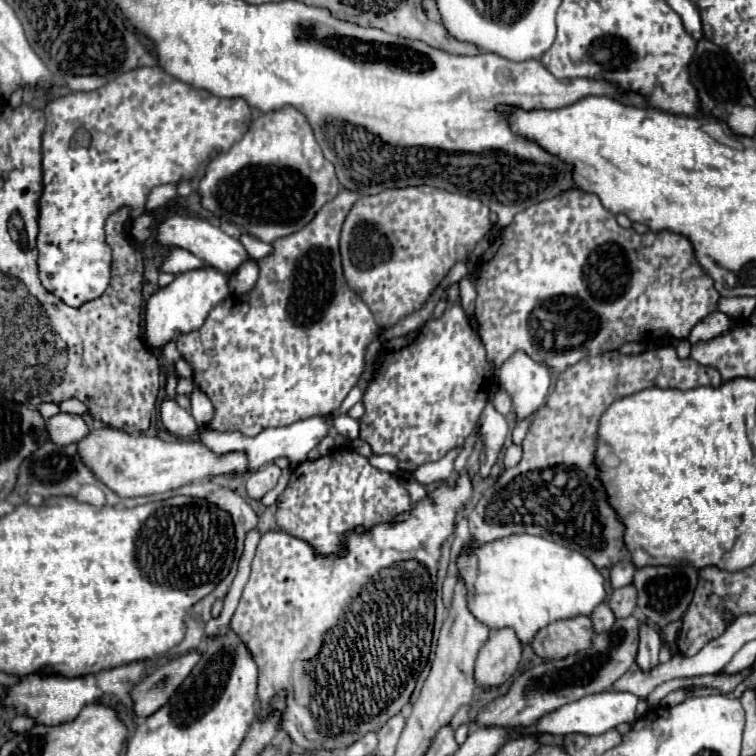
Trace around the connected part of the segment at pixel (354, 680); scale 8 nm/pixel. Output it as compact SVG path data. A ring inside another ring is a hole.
M462 472L452 486L438 486L434 492L430 492L428 500L422 500L414 504L414 508L406 514L400 514L394 524L378 524L372 528L370 534L362 534L362 530L356 530L348 536L348 554L344 558L338 556L318 556L304 540L298 540L294 536L288 536L286 532L266 532L260 538L260 544L256 548L256 556L252 560L252 574L244 586L240 604L234 612L234 618L230 622L230 628L242 638L242 642L248 646L254 662L260 670L258 680L258 700L260 700L260 712L258 716L268 716L272 712L272 698L276 692L288 690L286 710L282 716L282 730L306 750L318 750L318 748L346 748L360 740L368 732L378 732L386 720L396 716L402 706L410 700L410 694L414 690L414 684L426 666L428 654L430 654L430 640L432 640L432 626L434 626L434 594L436 594L436 566L440 558L440 546L442 542L454 532L456 516L462 512L464 504L472 496L472 484L466 472Z

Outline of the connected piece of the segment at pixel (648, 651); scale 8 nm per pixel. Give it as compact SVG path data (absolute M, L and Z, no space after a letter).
M642 622L638 636L640 636L640 646L638 646L636 662L642 670L650 670L658 664L658 652L660 652L660 644L662 644L658 628Z

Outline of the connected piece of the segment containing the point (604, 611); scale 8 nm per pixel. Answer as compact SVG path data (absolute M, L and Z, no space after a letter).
M602 602L594 614L592 614L592 624L594 624L594 630L596 632L604 632L608 628L612 628L612 624L616 622L616 616L614 612L608 608L608 602Z

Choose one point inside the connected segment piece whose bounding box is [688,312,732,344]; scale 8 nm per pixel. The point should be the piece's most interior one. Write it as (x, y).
(717, 323)

